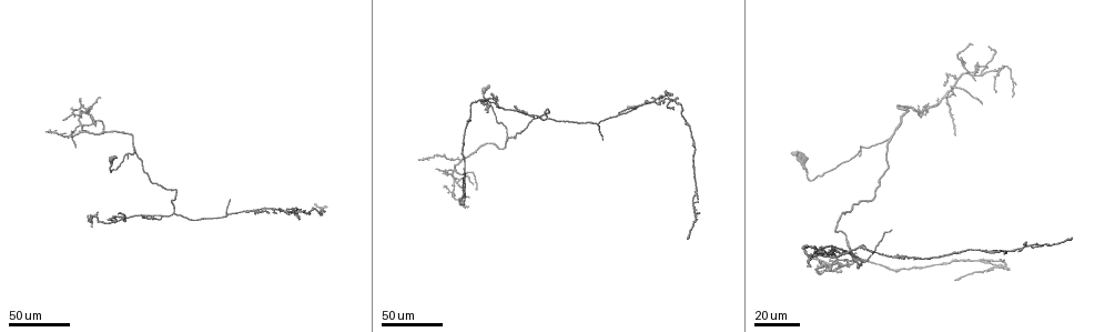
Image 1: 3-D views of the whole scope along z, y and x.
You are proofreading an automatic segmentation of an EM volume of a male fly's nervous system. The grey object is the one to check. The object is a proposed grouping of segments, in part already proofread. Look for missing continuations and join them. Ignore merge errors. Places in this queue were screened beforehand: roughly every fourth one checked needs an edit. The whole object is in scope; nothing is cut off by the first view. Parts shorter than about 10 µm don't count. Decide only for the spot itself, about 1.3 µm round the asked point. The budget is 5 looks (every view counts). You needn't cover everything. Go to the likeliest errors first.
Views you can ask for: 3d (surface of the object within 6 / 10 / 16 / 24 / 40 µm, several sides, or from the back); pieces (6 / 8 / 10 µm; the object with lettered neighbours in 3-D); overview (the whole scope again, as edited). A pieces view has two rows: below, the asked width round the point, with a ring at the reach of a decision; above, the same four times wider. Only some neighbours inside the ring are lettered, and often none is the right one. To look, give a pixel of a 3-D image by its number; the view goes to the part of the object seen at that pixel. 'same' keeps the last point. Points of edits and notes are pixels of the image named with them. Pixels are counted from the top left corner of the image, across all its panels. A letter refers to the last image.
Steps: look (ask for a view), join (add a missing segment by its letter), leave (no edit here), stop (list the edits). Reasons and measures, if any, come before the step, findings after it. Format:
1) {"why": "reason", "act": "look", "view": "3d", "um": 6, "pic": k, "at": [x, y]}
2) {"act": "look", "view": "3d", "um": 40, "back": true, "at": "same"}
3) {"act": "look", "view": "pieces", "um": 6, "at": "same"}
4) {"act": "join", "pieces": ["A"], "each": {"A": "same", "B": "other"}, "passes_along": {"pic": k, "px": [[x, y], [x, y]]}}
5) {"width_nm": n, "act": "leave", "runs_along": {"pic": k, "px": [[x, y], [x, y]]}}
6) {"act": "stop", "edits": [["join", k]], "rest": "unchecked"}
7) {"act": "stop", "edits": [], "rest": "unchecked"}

{"why": "branch stops here", "act": "look", "view": "3d", "um": 24, "pic": 1, "at": [653, 96]}

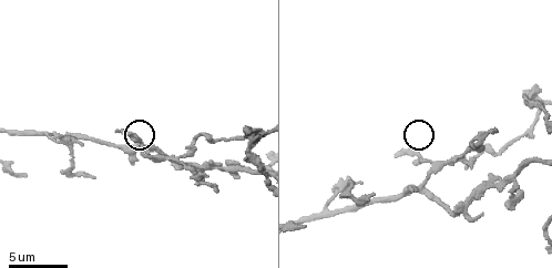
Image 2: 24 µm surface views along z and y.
{"why": "what lies round it", "act": "look", "view": "pieces", "um": 8, "pic": 2, "at": [394, 156]}

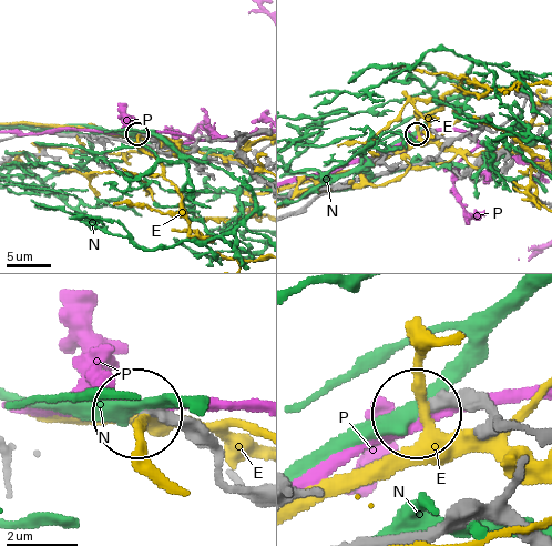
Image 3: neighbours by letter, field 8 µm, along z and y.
{"width_nm": 250, "act": "leave", "each": {"E": "other", "N": "other", "P": "other"}, "found": "none of them fits"}

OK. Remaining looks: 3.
{"why": "tapers out", "act": "look", "view": "3d", "um": 40, "pic": 1, "at": [1032, 245]}

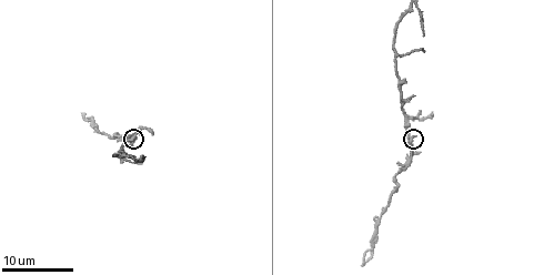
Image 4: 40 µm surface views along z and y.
{"act": "look", "view": "3d", "um": 6, "pic": 4, "at": [415, 136]}

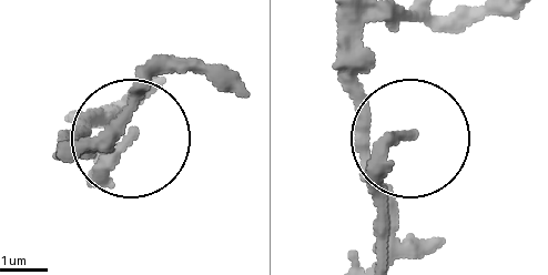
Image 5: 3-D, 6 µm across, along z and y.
{"why": "see the neighbours", "act": "look", "view": "pieces", "um": 6, "pic": 5, "at": [131, 138]}

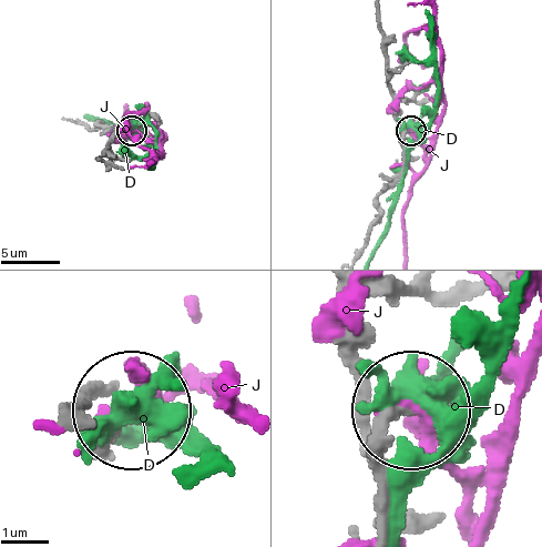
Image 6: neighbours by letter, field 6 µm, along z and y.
{"act": "leave", "each": {"D": "other", "J": "other"}, "runs_along": {"pic": 6, "px": [[377, 524], [377, 452], [409, 408]]}, "found": "none of them fits"}

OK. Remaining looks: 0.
{"act": "stop", "edits": [], "rest": "unchecked"}

